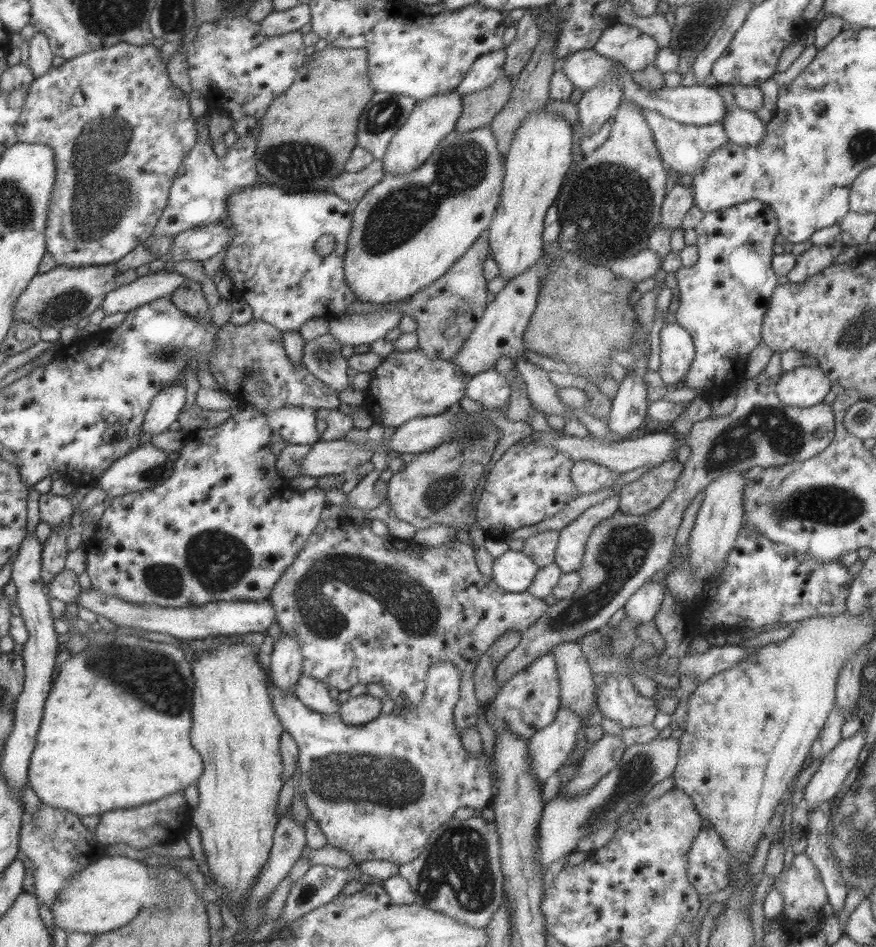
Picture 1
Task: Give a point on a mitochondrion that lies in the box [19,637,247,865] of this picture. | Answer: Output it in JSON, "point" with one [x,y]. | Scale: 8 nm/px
{"point":[158,682]}

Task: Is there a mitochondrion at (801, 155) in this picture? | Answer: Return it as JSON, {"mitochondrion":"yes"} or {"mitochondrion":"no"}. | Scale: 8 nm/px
{"mitochondrion":"no"}

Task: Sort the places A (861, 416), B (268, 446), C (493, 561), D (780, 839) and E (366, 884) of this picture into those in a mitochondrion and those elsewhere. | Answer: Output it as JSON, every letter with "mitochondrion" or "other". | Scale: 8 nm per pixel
{"A":"mitochondrion","B":"other","C":"other","D":"other","E":"other"}

